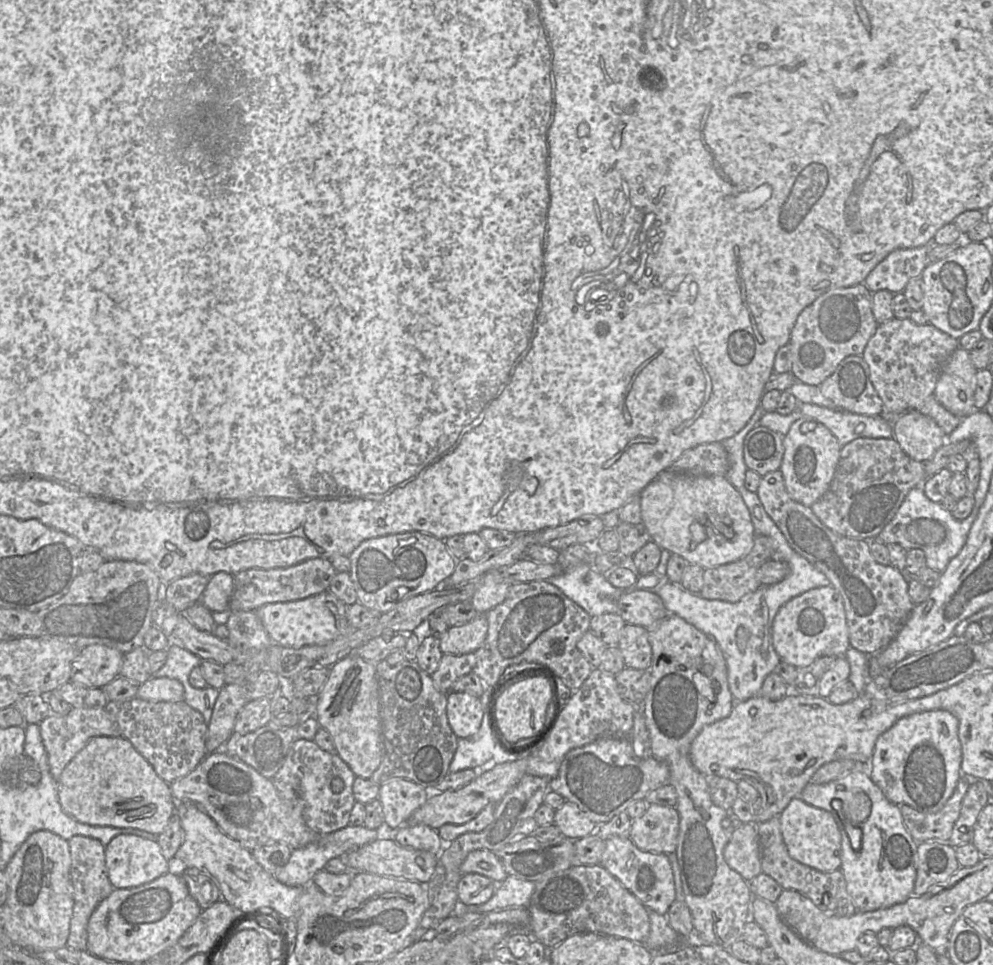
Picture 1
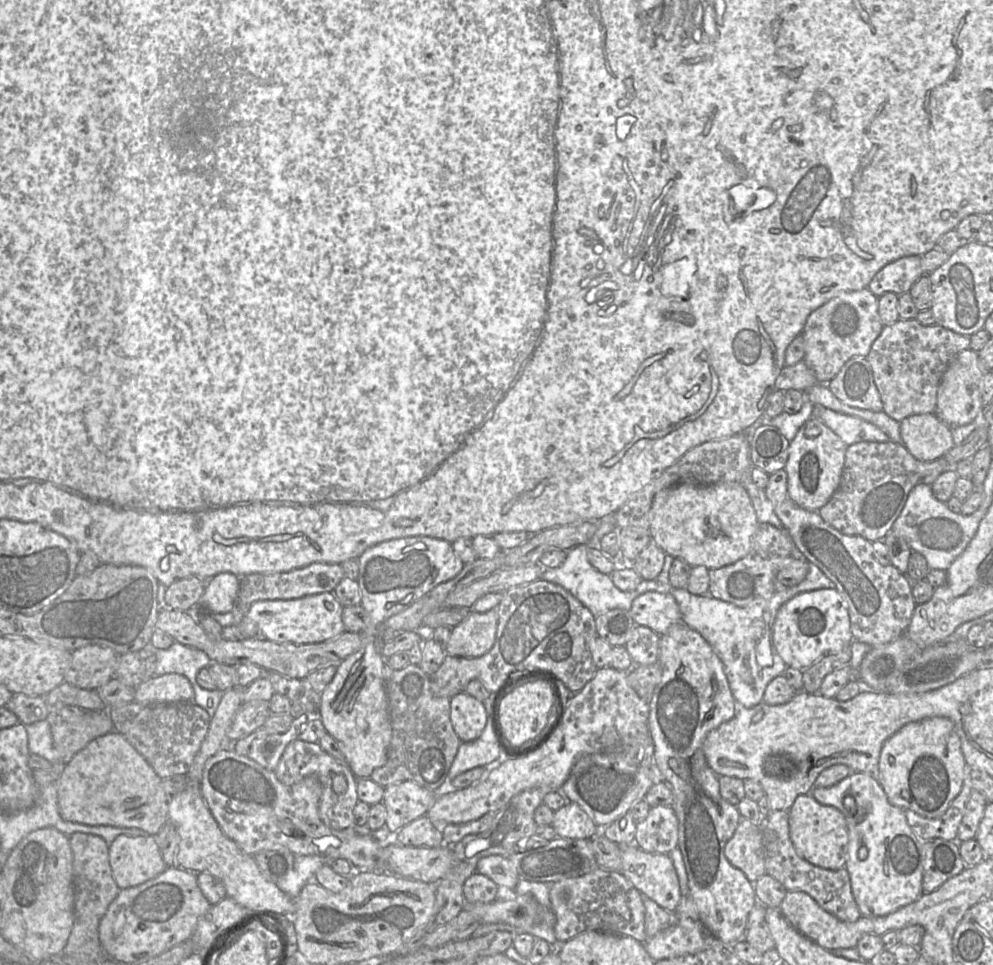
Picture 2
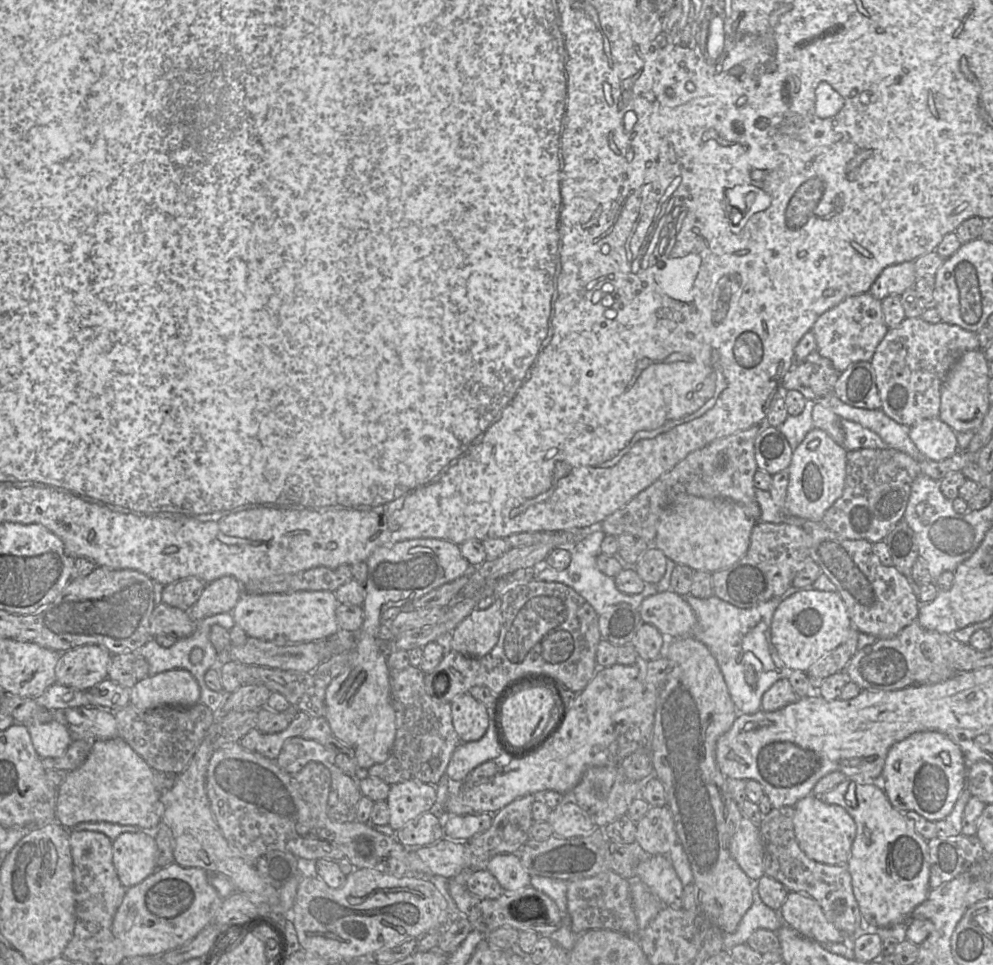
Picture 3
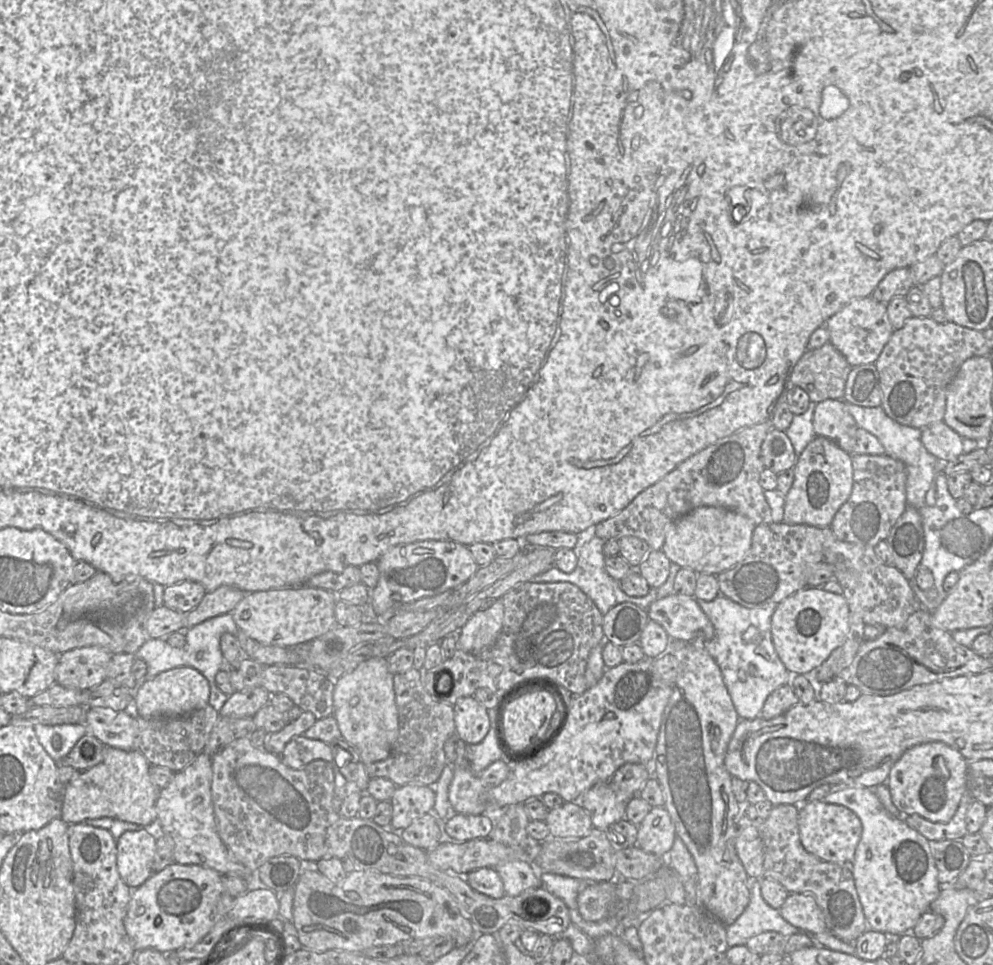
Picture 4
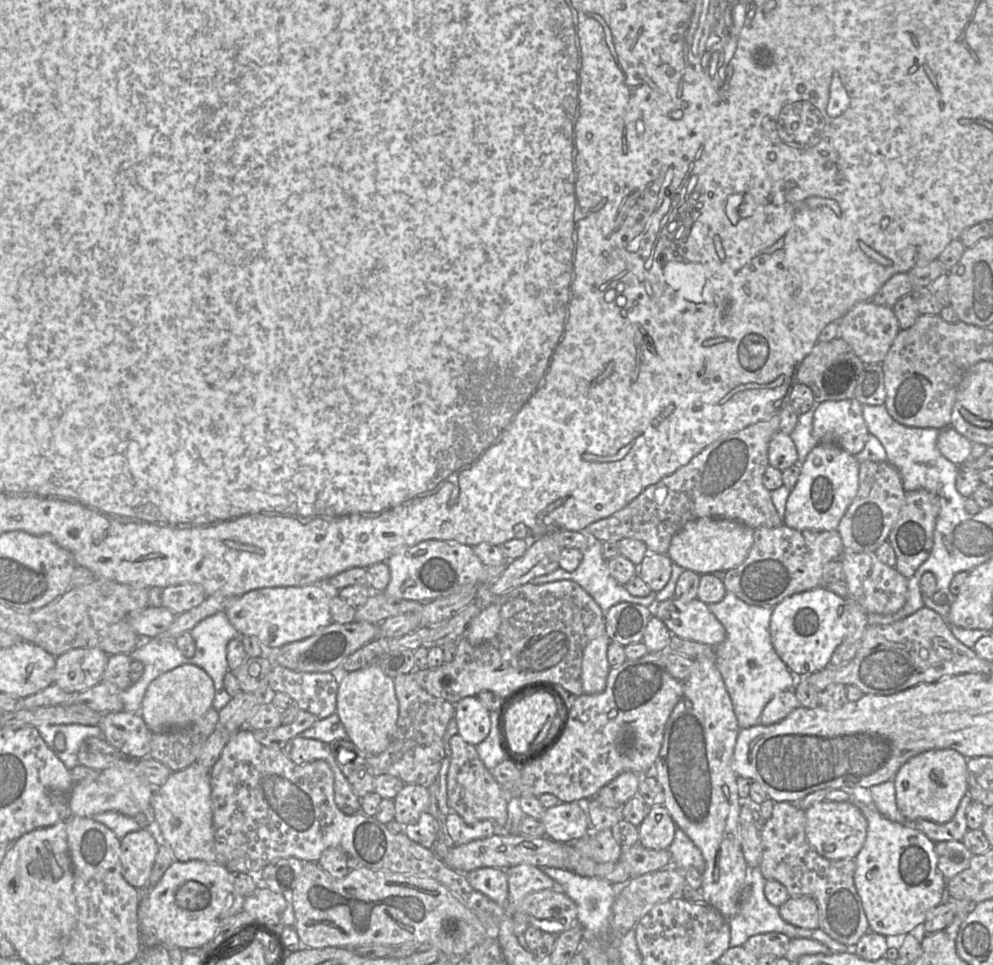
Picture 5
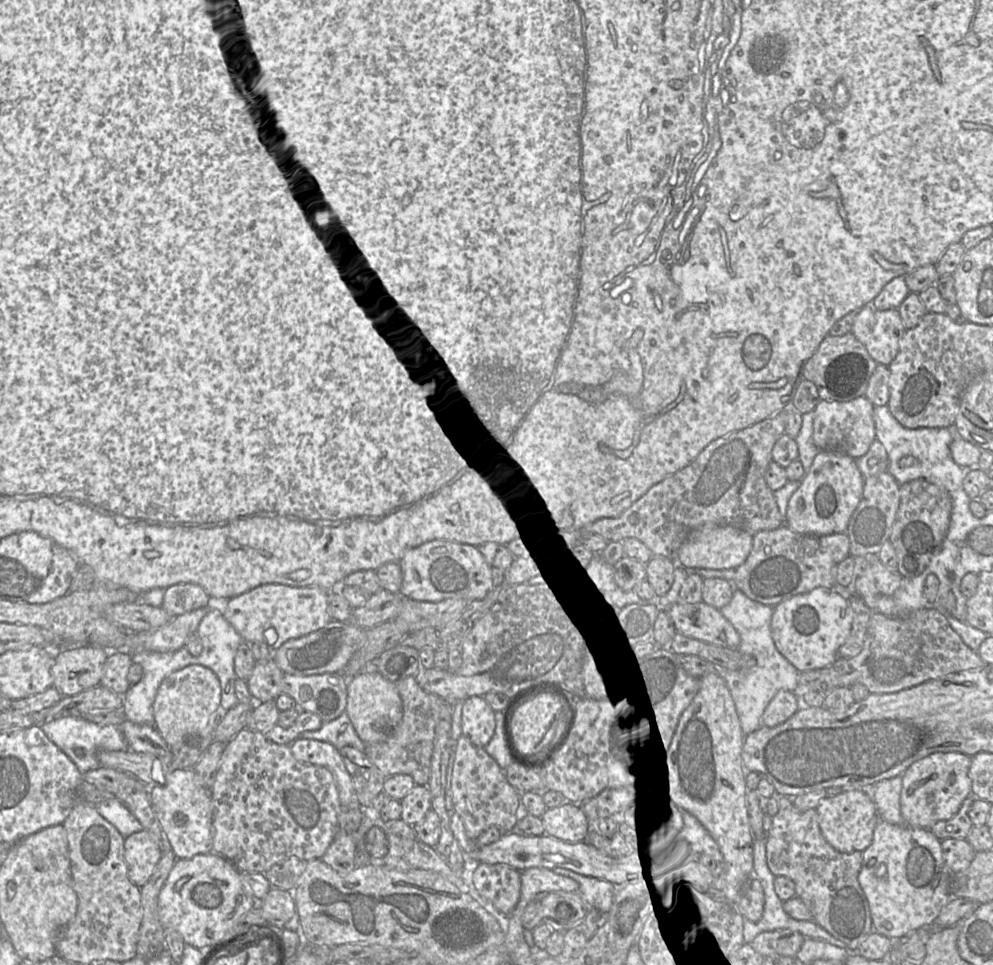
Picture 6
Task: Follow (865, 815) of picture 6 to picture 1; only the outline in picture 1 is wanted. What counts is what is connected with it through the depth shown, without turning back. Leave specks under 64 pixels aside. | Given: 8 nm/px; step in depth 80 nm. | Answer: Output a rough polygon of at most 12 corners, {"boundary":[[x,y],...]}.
{"boundary":[[795,797],[779,816],[788,853],[820,872],[841,867],[834,816]]}

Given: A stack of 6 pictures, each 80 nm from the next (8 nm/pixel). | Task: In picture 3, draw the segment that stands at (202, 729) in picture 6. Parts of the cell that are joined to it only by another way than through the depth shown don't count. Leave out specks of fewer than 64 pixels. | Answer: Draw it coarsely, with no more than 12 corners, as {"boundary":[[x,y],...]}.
{"boundary":[[185,669],[148,676],[131,689],[140,710],[200,703]]}

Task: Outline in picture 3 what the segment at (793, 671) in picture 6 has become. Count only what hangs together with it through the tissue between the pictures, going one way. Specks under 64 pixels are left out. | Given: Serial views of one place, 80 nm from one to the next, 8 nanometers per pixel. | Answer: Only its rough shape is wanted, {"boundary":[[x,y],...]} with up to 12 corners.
{"boundary":[[684,596],[738,715],[792,671],[772,644],[781,601]]}

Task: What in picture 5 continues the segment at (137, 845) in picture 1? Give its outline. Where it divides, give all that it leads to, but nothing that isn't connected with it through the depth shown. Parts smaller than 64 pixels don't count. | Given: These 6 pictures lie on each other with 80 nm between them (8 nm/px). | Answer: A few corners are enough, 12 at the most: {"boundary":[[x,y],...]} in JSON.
{"boundary":[[144,828],[121,839],[122,875],[144,889],[160,838]]}

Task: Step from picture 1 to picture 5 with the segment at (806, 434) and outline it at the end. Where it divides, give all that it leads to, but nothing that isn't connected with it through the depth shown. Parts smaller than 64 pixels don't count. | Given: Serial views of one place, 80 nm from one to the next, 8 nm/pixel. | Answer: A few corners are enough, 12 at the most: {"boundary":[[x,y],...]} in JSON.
{"boundary":[[818,443],[801,465],[784,524],[837,530],[859,462]]}

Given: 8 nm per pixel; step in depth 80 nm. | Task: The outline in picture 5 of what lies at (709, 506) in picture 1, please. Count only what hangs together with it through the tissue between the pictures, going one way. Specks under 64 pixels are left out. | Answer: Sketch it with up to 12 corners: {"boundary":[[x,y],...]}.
{"boundary":[[703,517],[677,532],[667,555],[698,574],[740,565],[754,529]]}

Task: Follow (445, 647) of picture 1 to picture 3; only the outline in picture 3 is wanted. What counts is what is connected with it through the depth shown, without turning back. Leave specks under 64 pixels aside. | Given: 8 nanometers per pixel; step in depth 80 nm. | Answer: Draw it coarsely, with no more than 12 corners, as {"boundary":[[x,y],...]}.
{"boundary":[[501,600],[474,609],[452,632],[451,648],[481,658],[496,645]]}

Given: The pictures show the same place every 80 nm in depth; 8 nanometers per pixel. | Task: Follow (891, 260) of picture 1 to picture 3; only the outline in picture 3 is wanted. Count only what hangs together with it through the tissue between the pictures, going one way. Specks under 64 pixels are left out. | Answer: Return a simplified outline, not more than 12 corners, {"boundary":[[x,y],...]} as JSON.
{"boundary":[[914,261],[887,266],[869,293],[880,301],[914,286]]}

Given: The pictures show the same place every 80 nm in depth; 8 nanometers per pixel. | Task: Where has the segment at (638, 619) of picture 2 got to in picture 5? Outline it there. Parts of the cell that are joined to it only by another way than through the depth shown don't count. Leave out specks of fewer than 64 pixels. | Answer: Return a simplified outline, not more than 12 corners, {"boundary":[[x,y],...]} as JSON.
{"boundary":[[671,598],[652,609],[673,635],[715,647],[722,623],[697,598]]}

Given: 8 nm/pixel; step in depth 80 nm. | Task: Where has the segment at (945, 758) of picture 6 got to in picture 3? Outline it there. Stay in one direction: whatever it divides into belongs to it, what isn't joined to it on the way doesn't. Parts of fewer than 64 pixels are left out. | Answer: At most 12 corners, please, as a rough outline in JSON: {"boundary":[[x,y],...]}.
{"boundary":[[947,735],[889,749],[880,785],[897,810],[942,820],[967,786]]}

